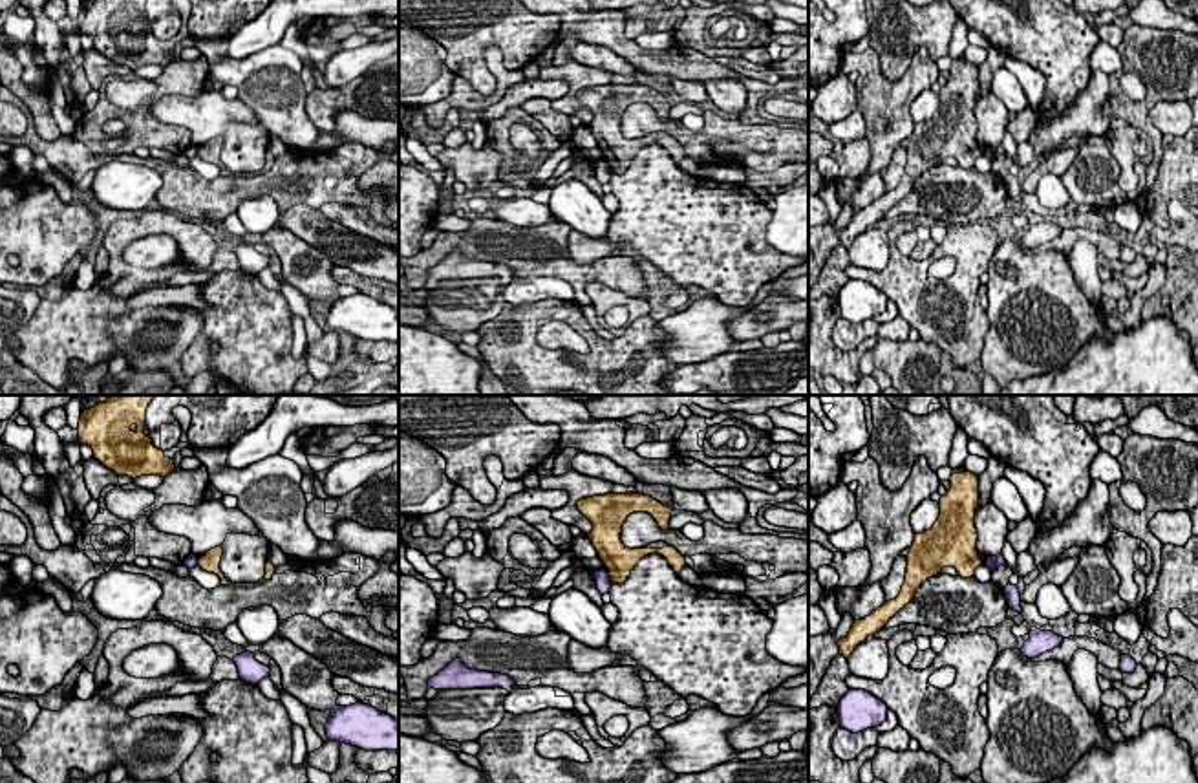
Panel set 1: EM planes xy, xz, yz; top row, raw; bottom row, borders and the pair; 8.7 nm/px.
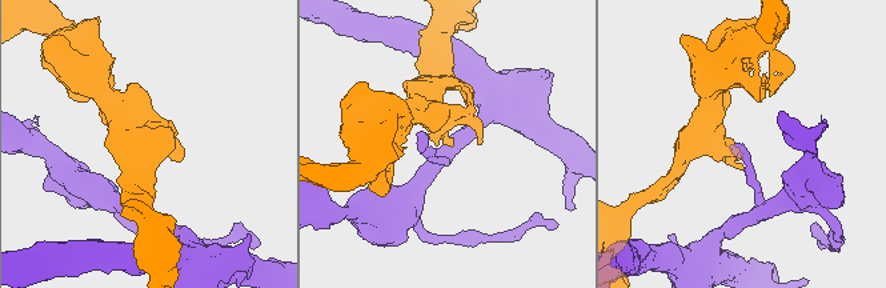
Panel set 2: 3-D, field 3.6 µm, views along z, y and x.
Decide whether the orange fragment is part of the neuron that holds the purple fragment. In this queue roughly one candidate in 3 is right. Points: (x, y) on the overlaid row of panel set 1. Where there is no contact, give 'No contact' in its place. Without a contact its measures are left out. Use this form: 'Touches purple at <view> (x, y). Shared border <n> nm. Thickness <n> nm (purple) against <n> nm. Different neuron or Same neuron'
Touches purple at xz (608, 577). Shared border 100 nm. Thickness 130 nm (purple) against 280 nm. Different neuron

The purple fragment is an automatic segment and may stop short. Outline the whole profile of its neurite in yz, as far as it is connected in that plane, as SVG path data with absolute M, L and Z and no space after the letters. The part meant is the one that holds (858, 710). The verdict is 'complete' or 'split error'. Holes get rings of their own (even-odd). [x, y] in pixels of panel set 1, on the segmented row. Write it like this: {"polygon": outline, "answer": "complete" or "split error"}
{"polygon": "M849 690L838 704L841 728L858 734L887 719L887 704L865 690Z", "answer": "complete"}

